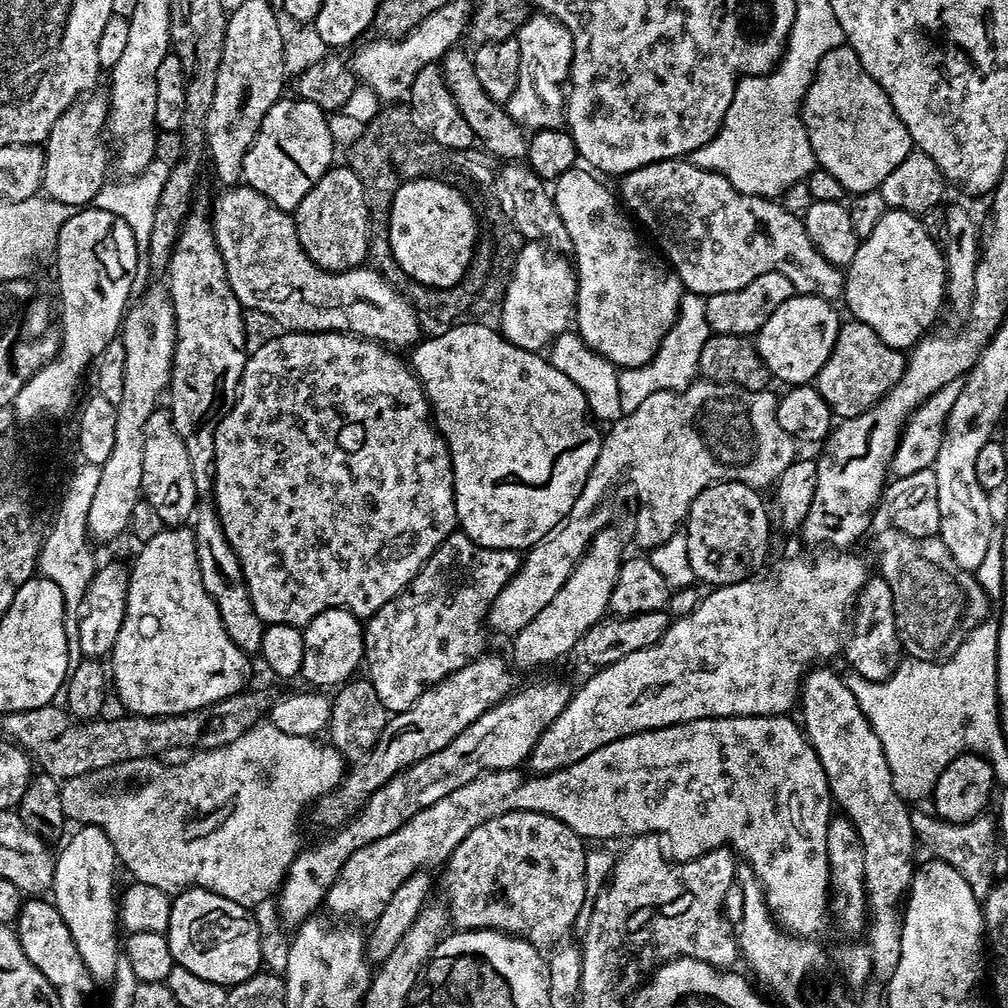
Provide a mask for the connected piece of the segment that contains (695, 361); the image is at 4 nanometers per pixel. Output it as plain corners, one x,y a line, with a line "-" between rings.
685,291
680,297
680,309
676,315
674,326
660,343
660,349
654,354
649,364
637,368
620,368
618,371
618,398
620,411
627,414
638,410
650,394
659,392
681,392
693,380
697,379
700,366
702,346
706,346
708,337
713,335
712,328
706,322
706,299

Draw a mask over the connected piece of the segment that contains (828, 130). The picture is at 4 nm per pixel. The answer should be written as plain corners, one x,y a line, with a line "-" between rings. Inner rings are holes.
847,46
830,50
821,58
816,76
812,79
808,93
804,95
802,115
817,165
834,174
834,178
842,182
845,193
848,194
877,191
886,174
890,174
890,170
894,170
894,166
898,166
898,162
908,157
914,148
910,134
902,118
898,118
886,90
882,90
882,86
874,82
870,74
866,74
862,62
858,62
856,51

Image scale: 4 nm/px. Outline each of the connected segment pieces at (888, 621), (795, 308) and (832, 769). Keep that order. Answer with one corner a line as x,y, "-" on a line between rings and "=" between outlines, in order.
883,578
869,579
864,585
854,601
855,612
856,617
850,620
850,635
842,648
843,659
852,663
851,671
855,675
866,678
872,684
882,682
894,674
902,659
900,631
894,614
894,594
=
793,294
754,333
756,352
769,373
775,379
777,376
784,386
812,384
825,365
826,358
830,358
830,350
834,350
842,323
842,316
832,308
835,308
833,301
823,300
820,296
=
816,666
805,675
798,701
799,711
804,711
802,727
804,735
812,744
813,750
822,762
822,770
828,779
828,788
832,792
833,801
842,807
843,815
849,816
854,826
860,831
862,846
866,854
866,874
864,885
868,891
868,918
866,921
866,947
872,959
872,971
875,979
887,982
898,970
900,957
900,939
902,938
902,901
912,887
914,863
912,859
918,853
918,845
914,830
910,826
910,808
898,790
894,790
894,782
890,774
890,766
886,762
886,754
882,750
882,742
878,742
878,734
870,726
866,714
858,706
858,698
850,694
845,677
835,676
828,666

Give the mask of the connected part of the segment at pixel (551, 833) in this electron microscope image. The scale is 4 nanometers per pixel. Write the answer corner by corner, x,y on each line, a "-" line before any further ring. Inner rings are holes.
504,812
482,822
451,852
456,855
456,864
464,864
464,876
468,876
468,924
496,924
493,932
519,936
544,950
559,945
575,926
580,911
582,916
589,899
584,847
581,836
550,814

